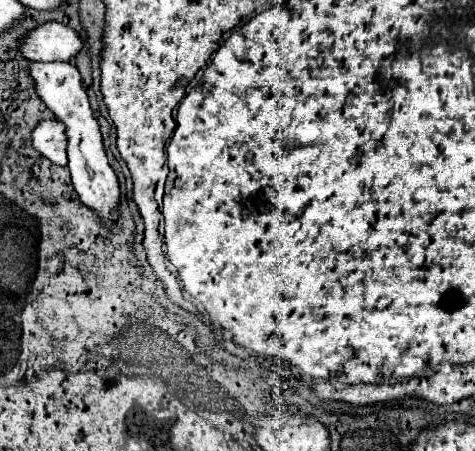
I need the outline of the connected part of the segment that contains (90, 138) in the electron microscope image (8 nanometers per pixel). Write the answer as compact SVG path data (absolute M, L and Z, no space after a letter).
M31 62L31 76L37 86L37 94L45 102L45 106L55 114L57 120L61 120L67 126L67 138L69 138L69 170L73 178L73 188L79 194L81 202L95 212L95 216L101 220L101 224L107 230L113 230L113 226L119 220L119 182L117 174L107 162L103 140L99 132L99 124L93 116L93 110L89 106L89 98L81 86L79 70L73 64L65 62Z

